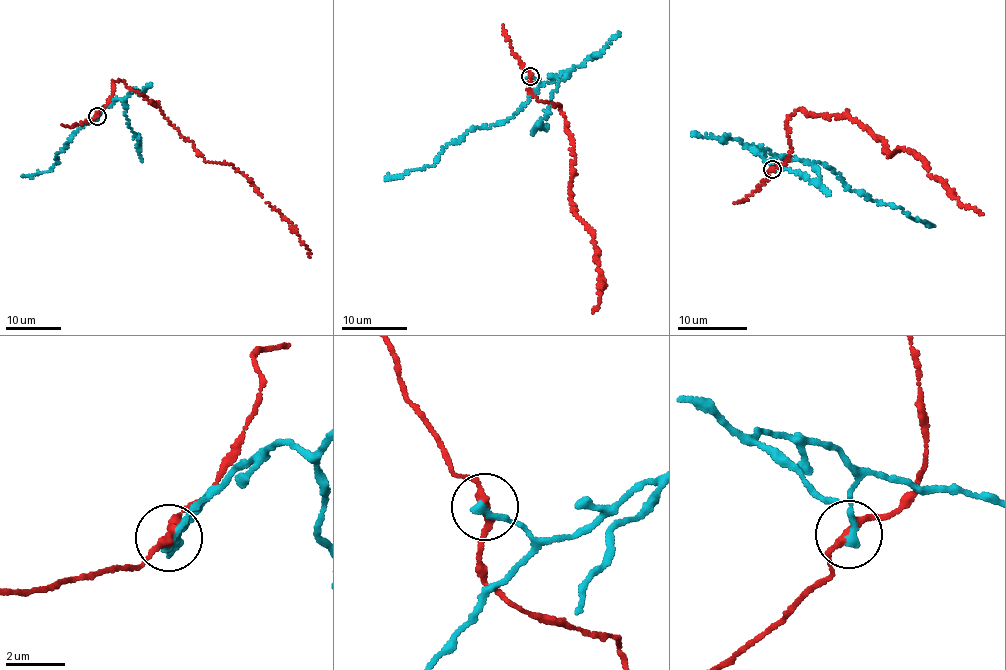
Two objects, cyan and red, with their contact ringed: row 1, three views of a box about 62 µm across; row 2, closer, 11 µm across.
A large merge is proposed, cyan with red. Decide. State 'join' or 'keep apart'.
keep apart

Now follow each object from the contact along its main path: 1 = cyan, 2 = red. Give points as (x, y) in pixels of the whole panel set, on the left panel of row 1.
1: (97, 116), (68, 142), (50, 171), (22, 177)
2: (97, 116), (117, 79), (122, 81), (157, 106), (206, 161), (231, 165), (248, 177), (299, 236), (309, 256)

